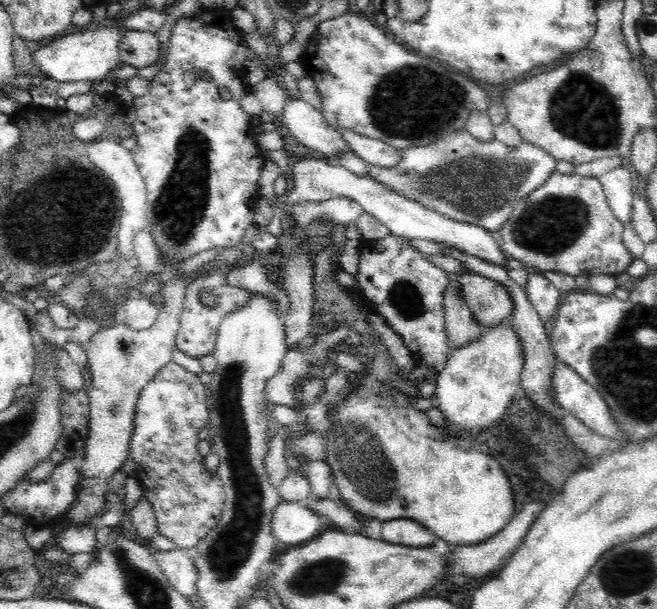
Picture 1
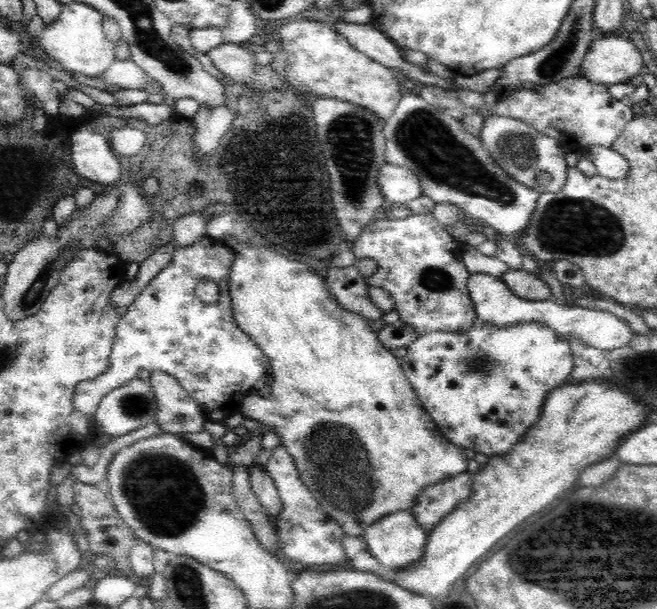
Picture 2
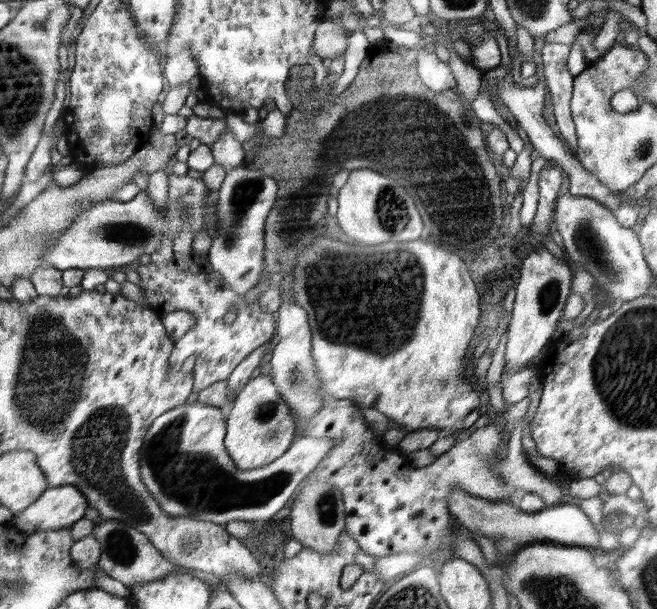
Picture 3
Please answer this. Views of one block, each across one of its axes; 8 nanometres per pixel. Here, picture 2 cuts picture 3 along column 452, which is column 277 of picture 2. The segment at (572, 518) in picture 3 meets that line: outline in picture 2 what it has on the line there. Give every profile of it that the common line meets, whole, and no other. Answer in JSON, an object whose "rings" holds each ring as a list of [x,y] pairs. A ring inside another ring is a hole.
{"rings":[[[255,463],[250,466],[250,485],[265,511],[274,519],[282,512],[282,501],[273,478]]]}

